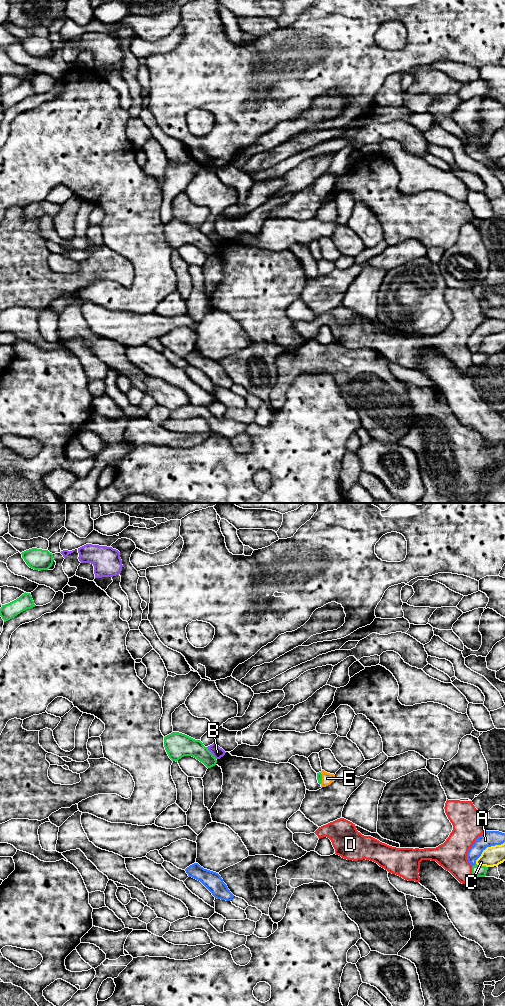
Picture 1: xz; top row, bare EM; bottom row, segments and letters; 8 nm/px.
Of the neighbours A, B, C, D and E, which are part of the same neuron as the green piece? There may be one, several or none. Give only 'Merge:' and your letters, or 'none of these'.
Merge: E

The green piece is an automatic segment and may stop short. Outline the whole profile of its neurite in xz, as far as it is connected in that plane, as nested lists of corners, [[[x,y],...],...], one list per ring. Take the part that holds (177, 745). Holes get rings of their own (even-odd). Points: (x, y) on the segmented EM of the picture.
[[[172,732],[165,736],[164,747],[172,761],[177,762],[184,756],[192,756],[207,768],[211,768],[217,763],[216,758],[200,740],[195,740],[179,732]]]

